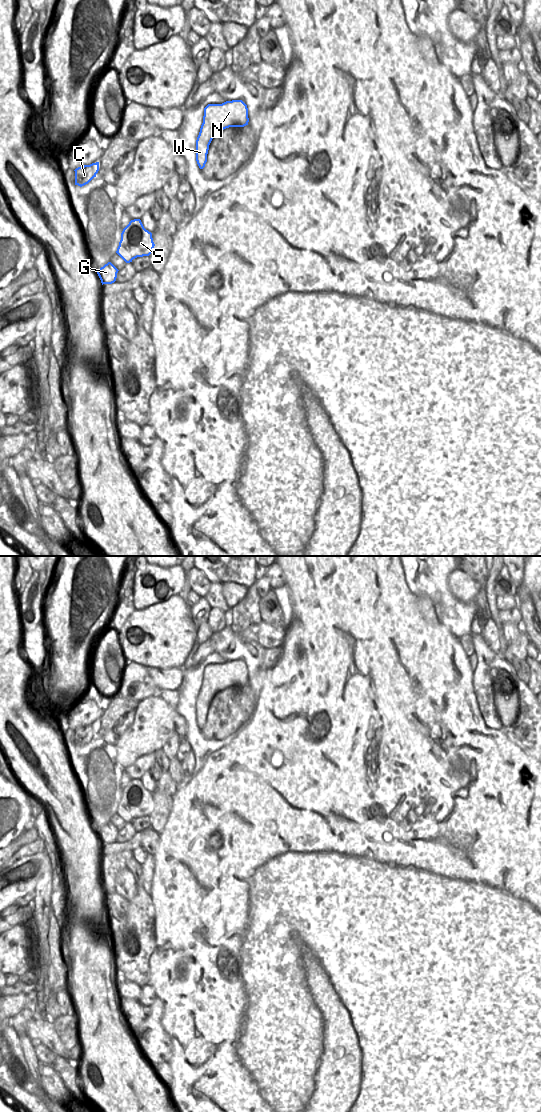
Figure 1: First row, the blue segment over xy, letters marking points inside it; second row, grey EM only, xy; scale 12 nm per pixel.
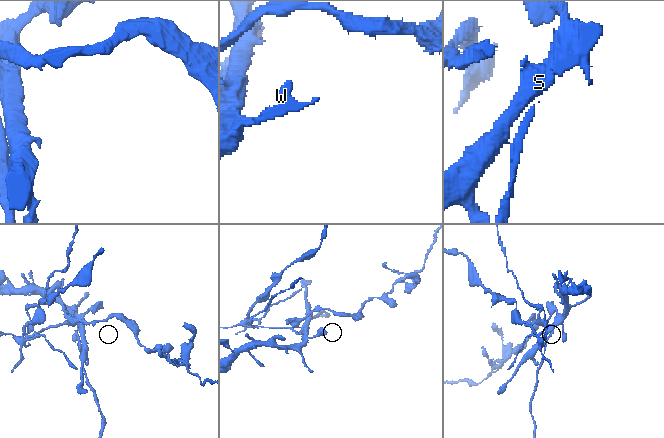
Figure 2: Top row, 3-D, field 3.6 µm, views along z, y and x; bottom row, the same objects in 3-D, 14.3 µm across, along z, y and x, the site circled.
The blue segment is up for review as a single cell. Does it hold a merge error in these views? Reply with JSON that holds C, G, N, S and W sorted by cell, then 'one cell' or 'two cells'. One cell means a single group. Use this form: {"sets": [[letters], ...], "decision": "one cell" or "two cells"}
{"sets": [["C", "G"], ["N", "S", "W"]], "decision": "two cells"}

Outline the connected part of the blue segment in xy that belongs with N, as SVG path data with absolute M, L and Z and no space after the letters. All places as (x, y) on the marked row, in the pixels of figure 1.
M242 100L208 104L204 108L203 123L196 140L196 161L199 168L205 167L209 145L218 132L229 127L244 127L248 122L248 108Z

